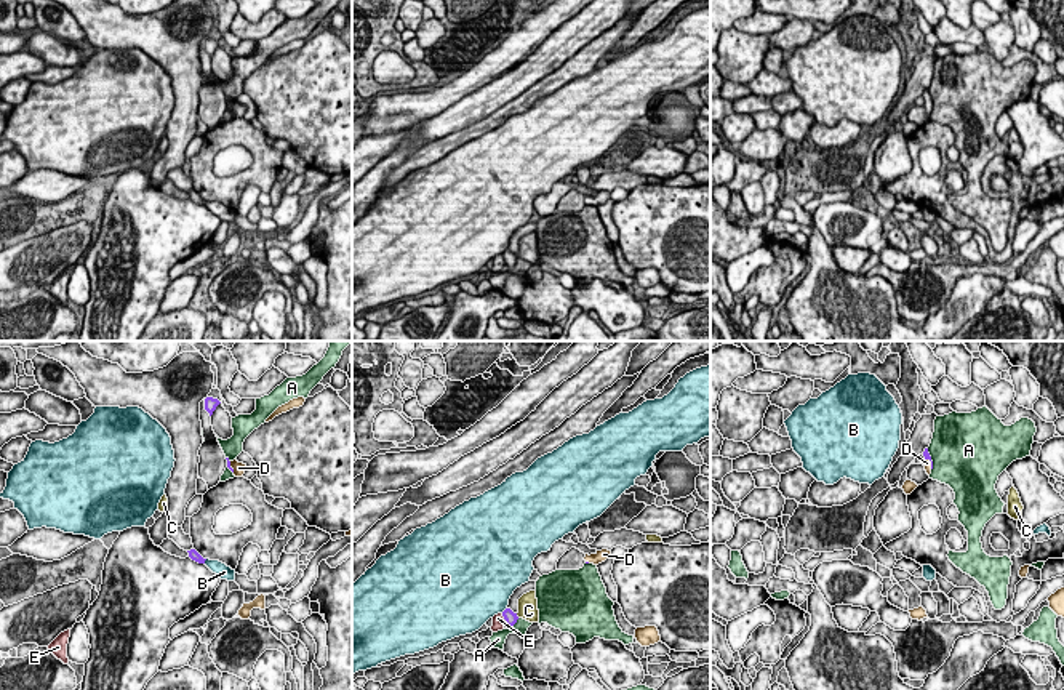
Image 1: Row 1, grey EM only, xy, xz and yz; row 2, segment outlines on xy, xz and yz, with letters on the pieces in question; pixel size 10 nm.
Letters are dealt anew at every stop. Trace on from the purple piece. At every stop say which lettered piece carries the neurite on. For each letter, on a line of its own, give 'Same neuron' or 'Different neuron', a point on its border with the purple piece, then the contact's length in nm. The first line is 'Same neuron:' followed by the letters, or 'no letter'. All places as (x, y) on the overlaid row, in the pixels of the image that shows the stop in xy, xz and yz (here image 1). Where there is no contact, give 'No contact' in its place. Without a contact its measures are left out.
Same neuron: D
A: Different neuron. Touches purple at xz (514, 623). Shared border 160 nm
B: Different neuron. Touches purple at xz (504, 610). Shared border 80 nm
C: Different neuron. Touches purple at xz (516, 615). Shared border 60 nm
D: Same neuron. Touches purple at yz (932, 463). Shared border 130 nm
E: Different neuron. Touches purple at xz (504, 618). Shared border 120 nm

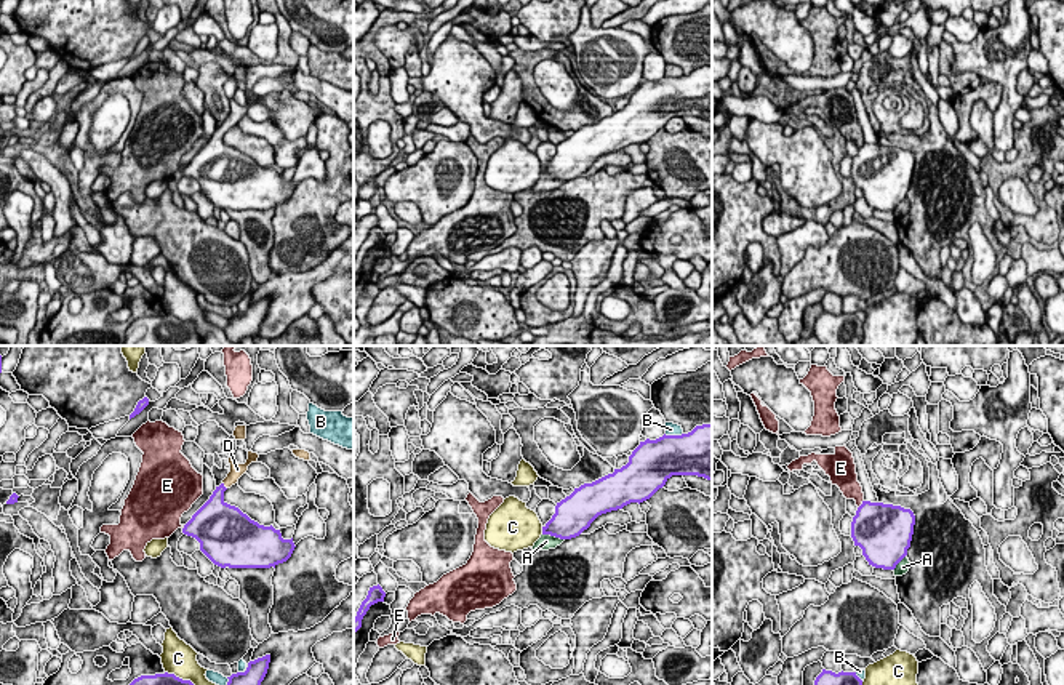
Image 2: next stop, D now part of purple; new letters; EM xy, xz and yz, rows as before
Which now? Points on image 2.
Same neuron: D
A: Different neuron. Touches purple at xz (554, 535). Shared border 240 nm
B: Different neuron. Touches purple at xz (672, 436). Shared border 190 nm
C: Different neuron. Touches purple at xy (178, 677). Shared border 340 nm
D: Same neuron. Touches purple at xy (223, 485). Shared border 90 nm
E: Different neuron. Touches purple at yz (861, 504). Shared border 110 nm

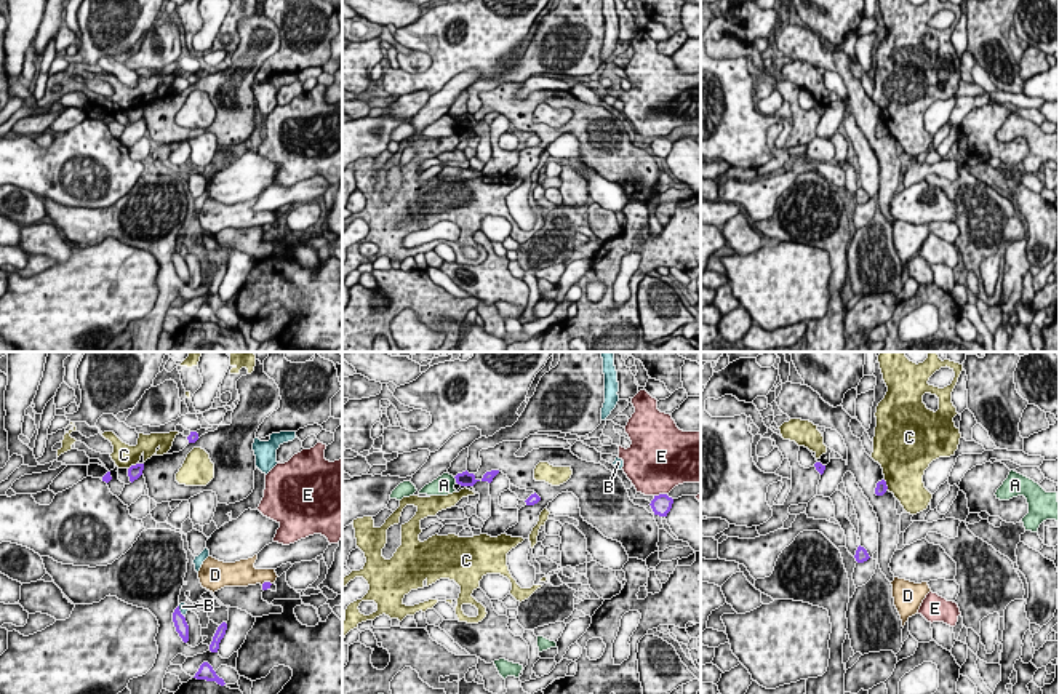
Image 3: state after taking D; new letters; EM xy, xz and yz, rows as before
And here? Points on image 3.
Same neuron: no letter
A: Different neuron. Touches purple at xz (456, 480). Shared border 70 nm
B: Different neuron. Touches purple at xy (179, 613). Shared border 140 nm
C: Different neuron. Touches purple at xy (133, 466). Shared border 130 nm
D: Different neuron. Touches purple at xy (266, 582). Shared border 110 nm
E: Different neuron. Touches purple at xz (659, 494). Shared border 130 nm

